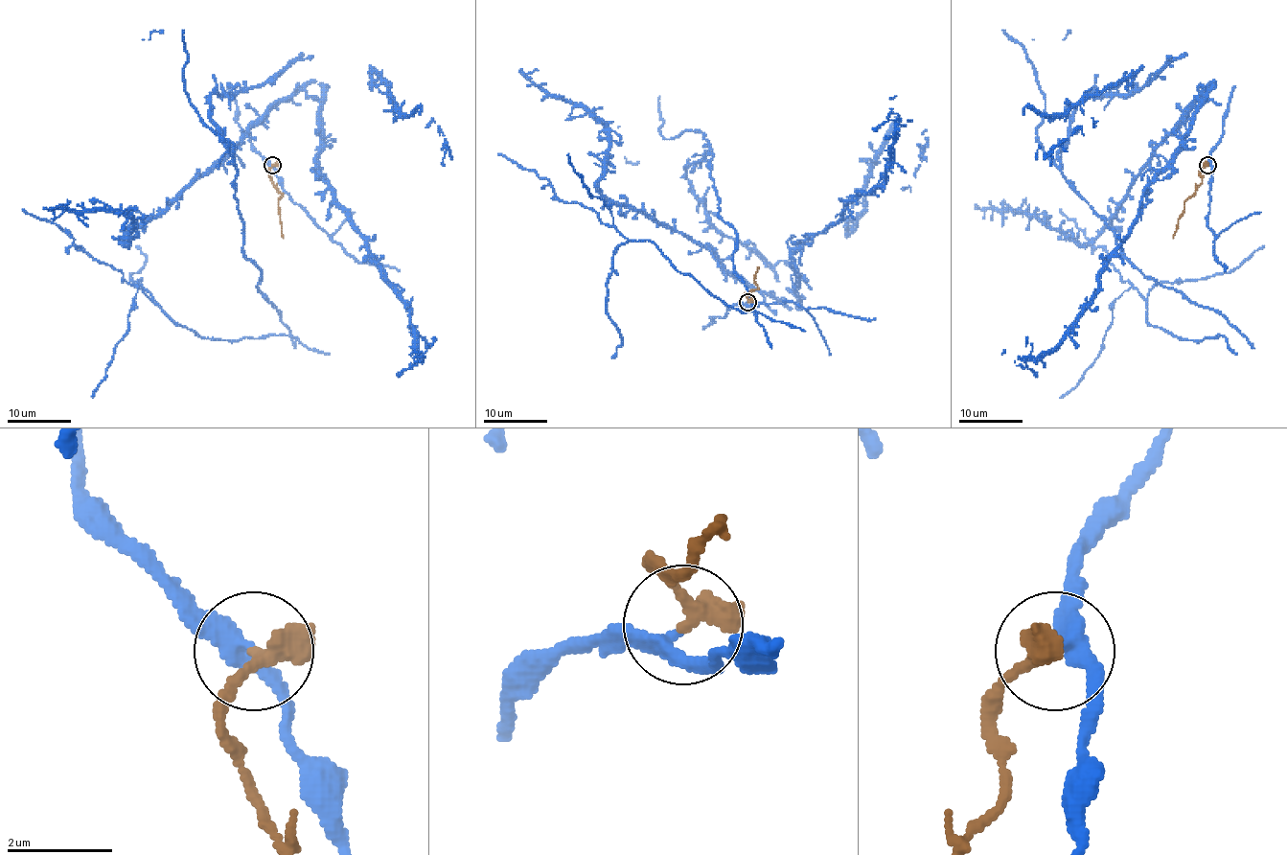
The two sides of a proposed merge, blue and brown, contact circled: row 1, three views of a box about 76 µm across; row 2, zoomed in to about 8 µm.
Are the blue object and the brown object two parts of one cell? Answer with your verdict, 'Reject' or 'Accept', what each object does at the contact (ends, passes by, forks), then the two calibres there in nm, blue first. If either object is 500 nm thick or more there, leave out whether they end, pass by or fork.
Reject. At the ring blue passes by. At the ring brown passes by. Thickness 280 nm (blue) against 280 nm

